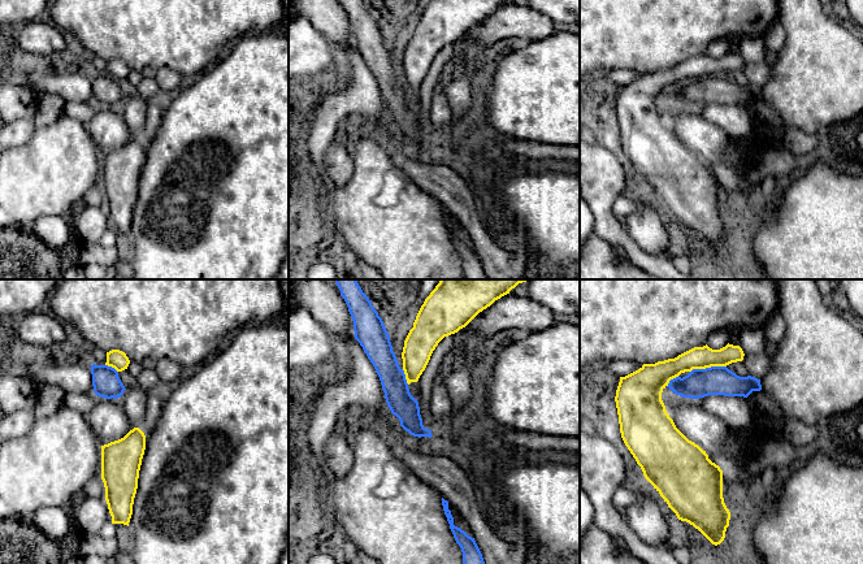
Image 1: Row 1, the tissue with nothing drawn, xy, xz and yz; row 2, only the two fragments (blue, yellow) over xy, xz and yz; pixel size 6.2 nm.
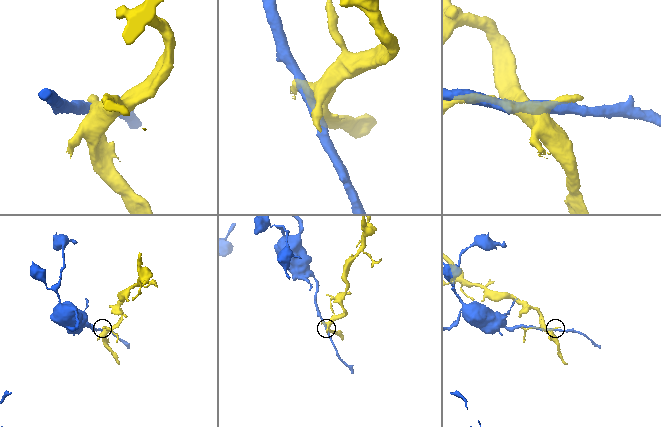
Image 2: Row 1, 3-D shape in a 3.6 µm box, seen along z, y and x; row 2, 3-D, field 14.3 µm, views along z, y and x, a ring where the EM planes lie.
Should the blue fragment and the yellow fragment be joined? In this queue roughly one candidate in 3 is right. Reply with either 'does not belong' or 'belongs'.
does not belong

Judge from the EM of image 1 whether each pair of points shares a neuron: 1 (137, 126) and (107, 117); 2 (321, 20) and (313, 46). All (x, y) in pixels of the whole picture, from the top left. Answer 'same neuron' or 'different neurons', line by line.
1: different neurons
2: different neurons

